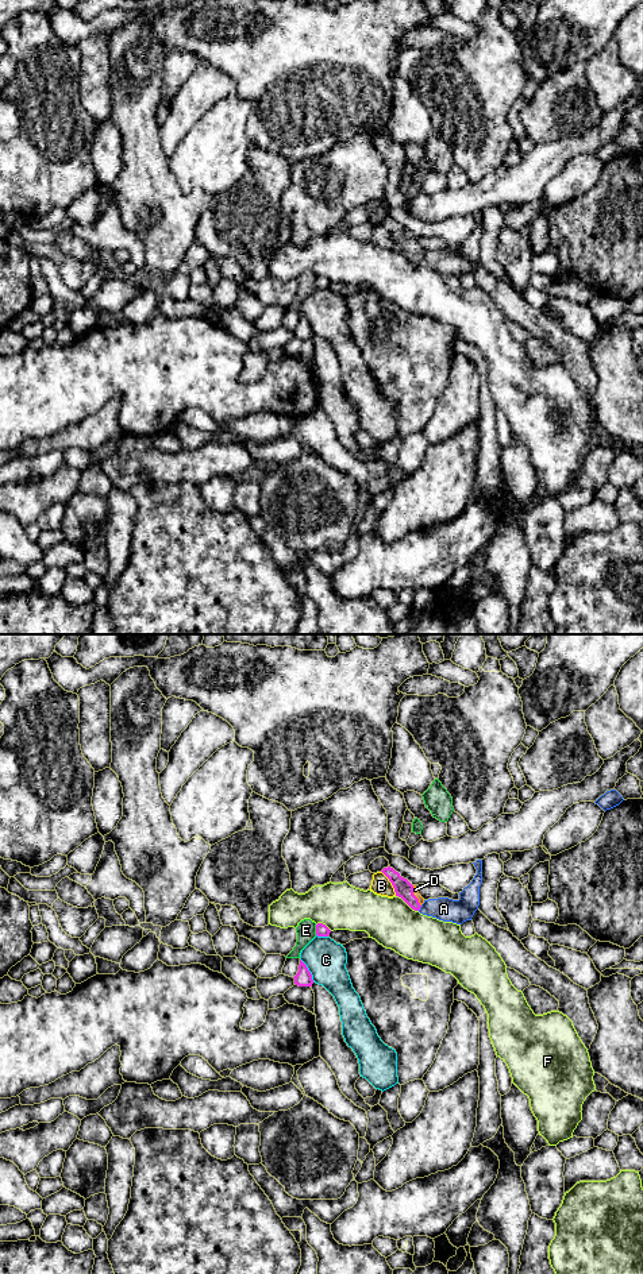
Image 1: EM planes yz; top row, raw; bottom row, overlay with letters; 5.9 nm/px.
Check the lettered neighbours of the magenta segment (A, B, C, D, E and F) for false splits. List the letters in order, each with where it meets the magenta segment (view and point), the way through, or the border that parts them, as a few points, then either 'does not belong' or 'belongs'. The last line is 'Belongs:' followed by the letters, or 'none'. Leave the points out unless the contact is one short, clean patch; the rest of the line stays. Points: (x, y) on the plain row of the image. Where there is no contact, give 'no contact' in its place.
A: contact yz (419, 261); does not belong
B: contact yz (391, 234); border yz (381, 223), (396, 247); does not belong
C: contact yz (308, 323); does not belong
D: contact yz (415, 248); way yz (403, 240), (415, 248), (415, 242); belongs
E: contact yz (316, 282); does not belong
F: contact yz (407, 255); does not belong
Belongs: D

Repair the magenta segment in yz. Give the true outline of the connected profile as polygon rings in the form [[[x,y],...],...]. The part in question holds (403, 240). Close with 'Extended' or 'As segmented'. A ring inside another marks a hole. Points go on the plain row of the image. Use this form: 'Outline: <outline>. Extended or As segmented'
Outline: [[[388,219],[381,223],[392,235],[396,248],[401,250],[412,262],[419,263],[424,251],[419,247],[416,238],[412,238],[398,224]]]. Extended

